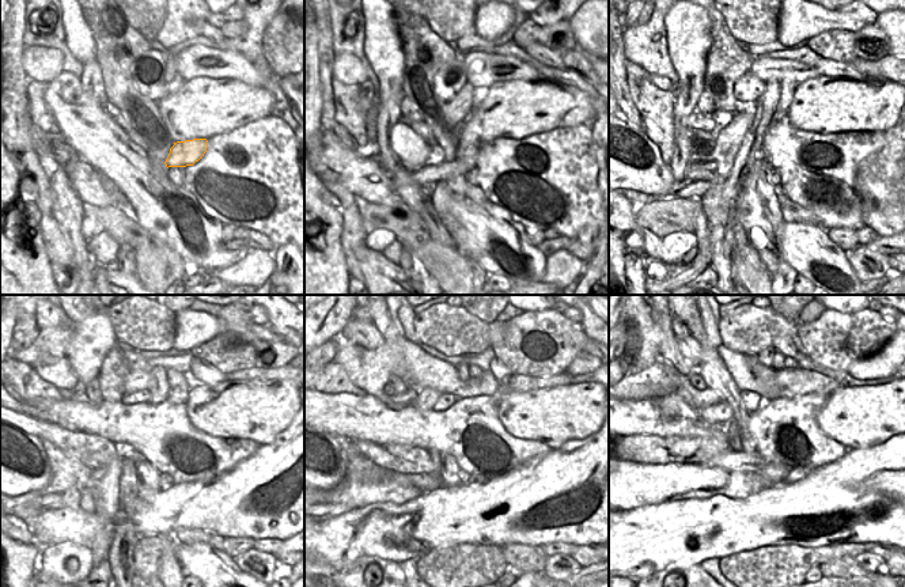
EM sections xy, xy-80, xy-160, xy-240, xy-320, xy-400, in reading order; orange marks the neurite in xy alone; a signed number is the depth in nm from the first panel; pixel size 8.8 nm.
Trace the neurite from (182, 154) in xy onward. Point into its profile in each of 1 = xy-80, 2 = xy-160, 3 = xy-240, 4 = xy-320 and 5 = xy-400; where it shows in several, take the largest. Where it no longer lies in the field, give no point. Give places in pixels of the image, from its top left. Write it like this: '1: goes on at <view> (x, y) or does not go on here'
1: goes on at xy-80 (428, 175)
2: goes on at xy-160 (688, 188)
3: goes on at xy-240 (72, 496)
4: goes on at xy-320 (332, 510)
5: does not go on here

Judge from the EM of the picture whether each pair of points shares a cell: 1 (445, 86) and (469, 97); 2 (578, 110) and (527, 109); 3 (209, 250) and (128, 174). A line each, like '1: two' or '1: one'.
1: two
2: one
3: one

